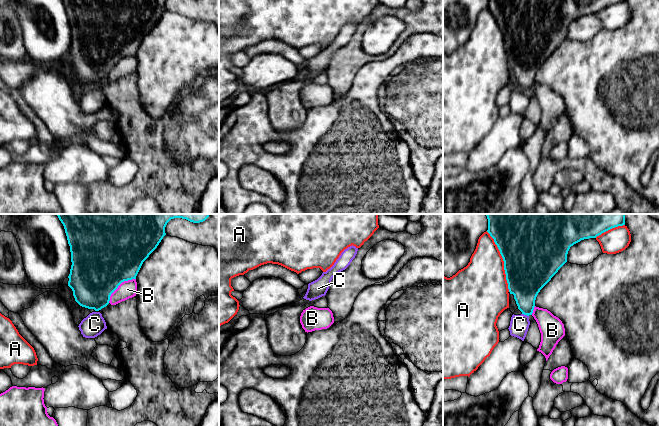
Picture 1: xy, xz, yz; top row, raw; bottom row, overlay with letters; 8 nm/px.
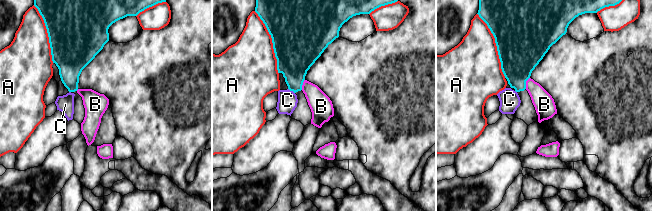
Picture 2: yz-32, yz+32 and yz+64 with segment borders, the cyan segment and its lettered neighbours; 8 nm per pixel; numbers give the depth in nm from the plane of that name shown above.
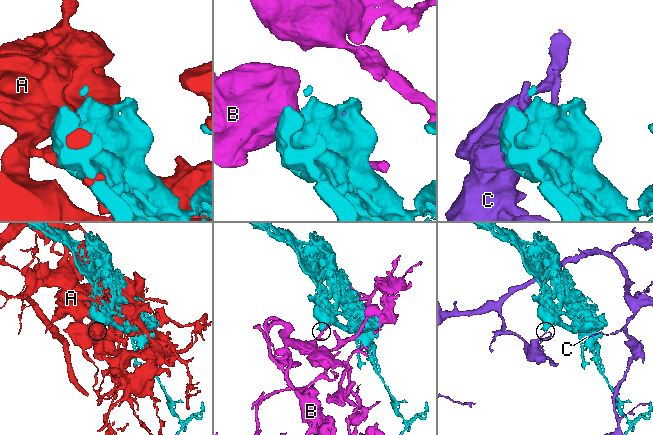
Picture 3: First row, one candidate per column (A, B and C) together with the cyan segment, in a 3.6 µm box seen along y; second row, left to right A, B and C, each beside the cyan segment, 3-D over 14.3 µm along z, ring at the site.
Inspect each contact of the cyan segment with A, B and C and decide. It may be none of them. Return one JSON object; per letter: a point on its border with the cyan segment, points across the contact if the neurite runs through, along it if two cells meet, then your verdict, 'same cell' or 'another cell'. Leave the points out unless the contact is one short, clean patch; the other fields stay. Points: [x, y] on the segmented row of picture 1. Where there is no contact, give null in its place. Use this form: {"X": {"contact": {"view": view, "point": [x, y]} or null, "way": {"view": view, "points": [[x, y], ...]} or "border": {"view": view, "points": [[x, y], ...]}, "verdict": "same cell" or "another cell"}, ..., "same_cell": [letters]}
{"A": {"contact": {"view": "yz", "point": [503, 260]}, "verdict": "another cell"}, "B": {"contact": {"view": "xy", "point": [118, 285]}, "verdict": "another cell"}, "C": {"contact": {"view": "yz", "point": [525, 314]}, "border": {"view": "yz", "points": [[522, 313], [528, 316]]}, "verdict": "another cell"}, "same_cell": []}

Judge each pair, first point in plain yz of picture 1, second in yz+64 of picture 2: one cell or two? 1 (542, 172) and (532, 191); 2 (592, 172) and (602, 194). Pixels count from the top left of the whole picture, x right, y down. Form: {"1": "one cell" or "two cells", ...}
{"1": "one cell", "2": "one cell"}

